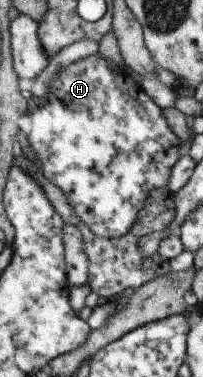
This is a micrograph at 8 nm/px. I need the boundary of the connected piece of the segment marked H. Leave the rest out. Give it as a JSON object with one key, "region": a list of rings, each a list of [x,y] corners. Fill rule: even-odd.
{"region":[[[98,52],[93,55],[81,58],[70,63],[65,68],[60,68],[60,71],[53,75],[52,80],[48,83],[48,93],[40,98],[41,104],[30,116],[30,132],[26,134],[27,142],[36,157],[36,164],[40,166],[39,173],[46,179],[54,188],[58,188],[66,202],[72,206],[72,214],[78,216],[78,220],[88,228],[89,234],[94,234],[98,238],[116,238],[126,234],[130,230],[130,225],[136,220],[136,214],[144,208],[144,200],[148,198],[150,190],[154,188],[168,188],[168,180],[170,180],[170,171],[172,166],[176,164],[178,158],[178,148],[180,140],[173,134],[164,116],[162,109],[156,106],[152,99],[142,90],[142,87],[132,80],[127,69],[113,68],[105,59],[101,58]]]}

